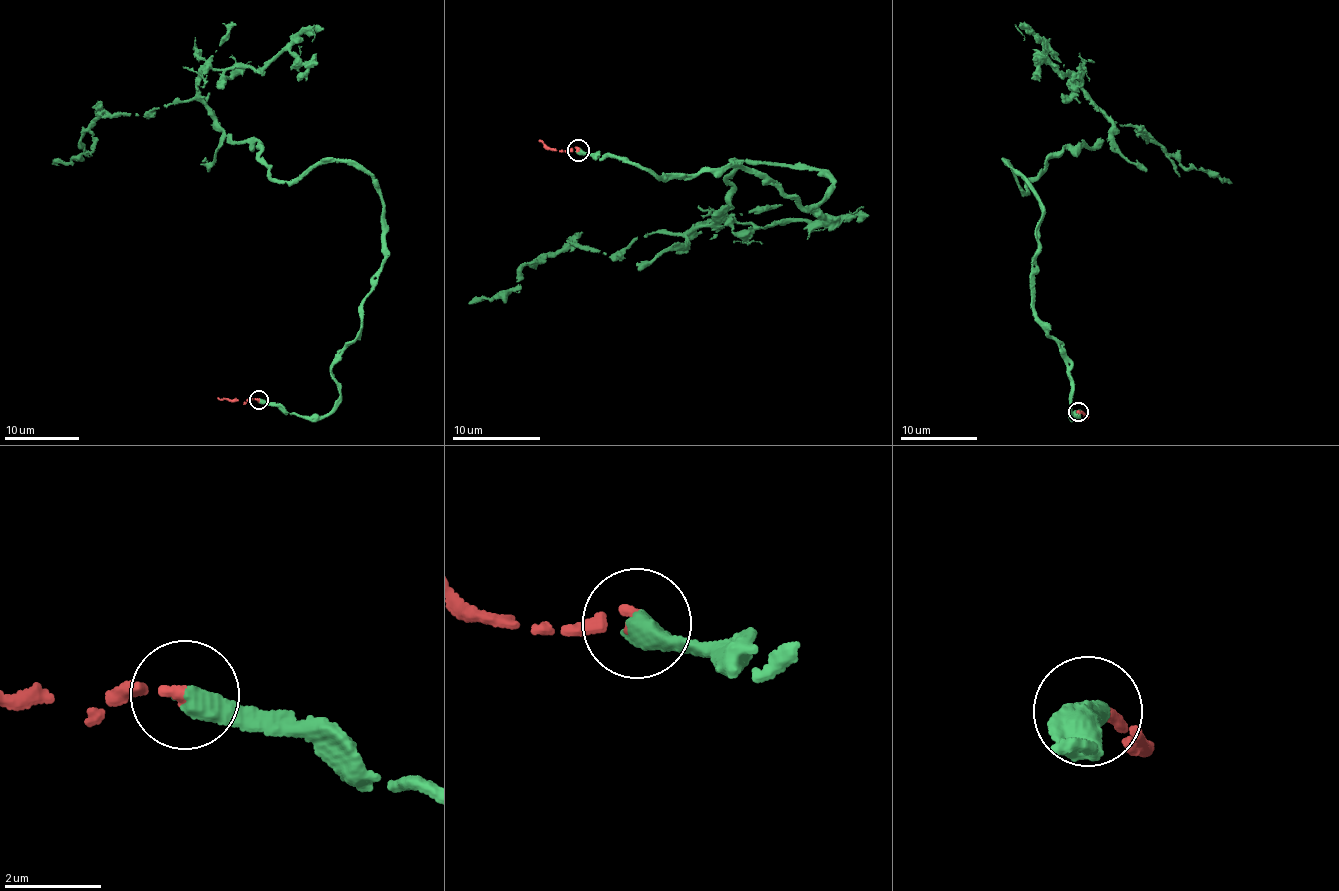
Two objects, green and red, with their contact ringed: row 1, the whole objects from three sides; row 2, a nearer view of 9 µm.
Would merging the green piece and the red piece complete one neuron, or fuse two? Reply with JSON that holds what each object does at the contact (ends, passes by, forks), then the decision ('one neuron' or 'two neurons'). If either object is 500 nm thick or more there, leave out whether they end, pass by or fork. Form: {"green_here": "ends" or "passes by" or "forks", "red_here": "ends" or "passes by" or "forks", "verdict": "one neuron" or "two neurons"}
{"verdict": "one neuron"}

